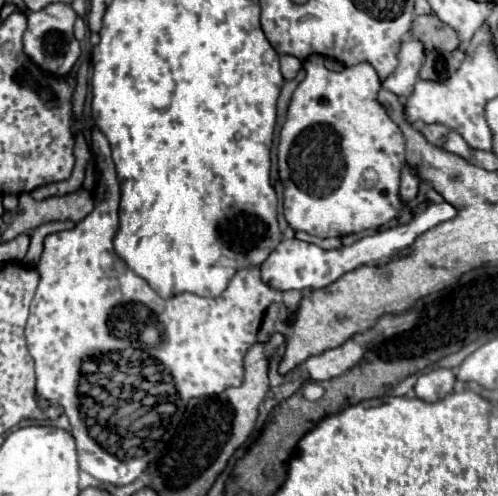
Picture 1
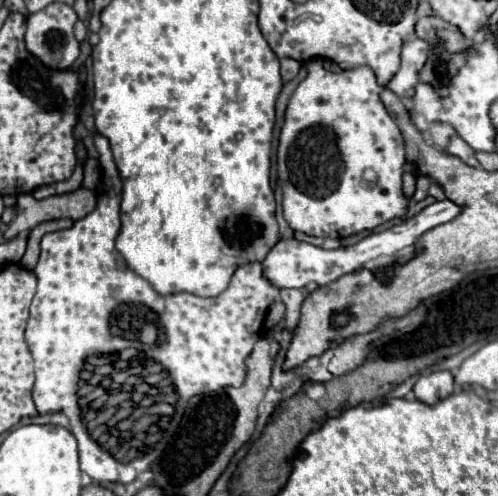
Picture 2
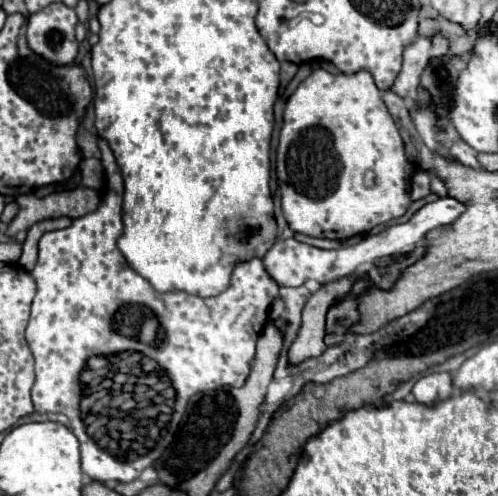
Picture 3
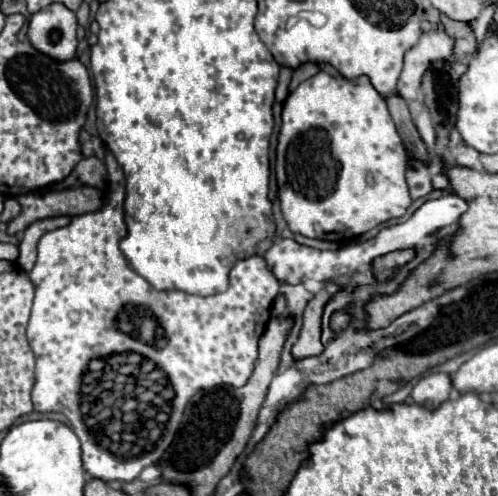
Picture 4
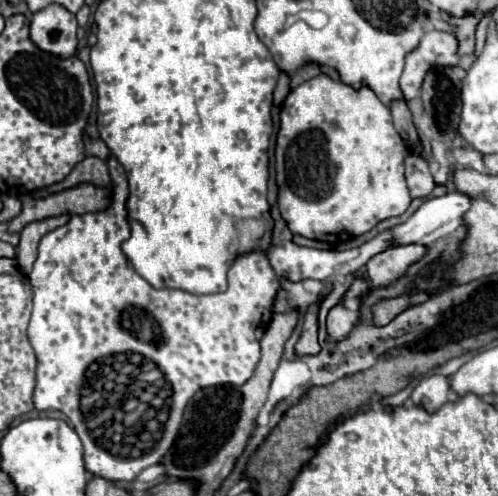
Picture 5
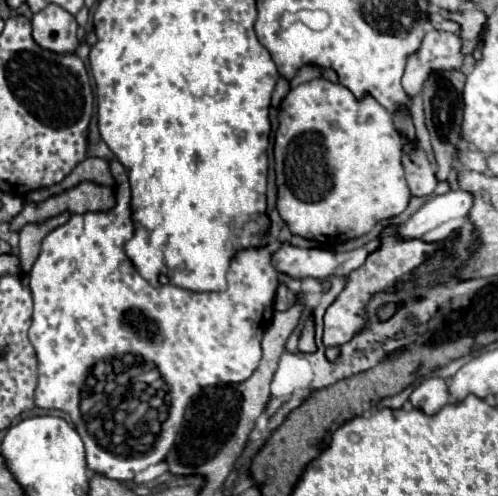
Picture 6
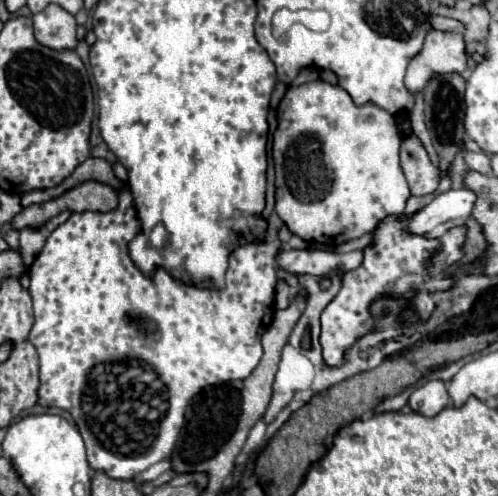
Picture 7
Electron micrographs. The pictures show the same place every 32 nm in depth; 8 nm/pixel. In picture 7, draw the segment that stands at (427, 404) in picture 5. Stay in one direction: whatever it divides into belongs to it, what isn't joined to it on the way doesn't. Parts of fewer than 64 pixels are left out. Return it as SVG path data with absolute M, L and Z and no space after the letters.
M428 380L410 394L410 406L424 416L436 416L450 404L446 384L442 380Z

